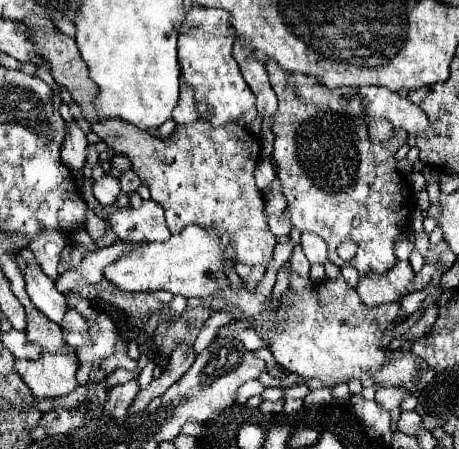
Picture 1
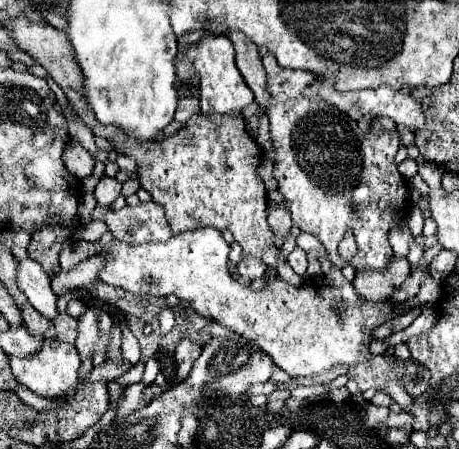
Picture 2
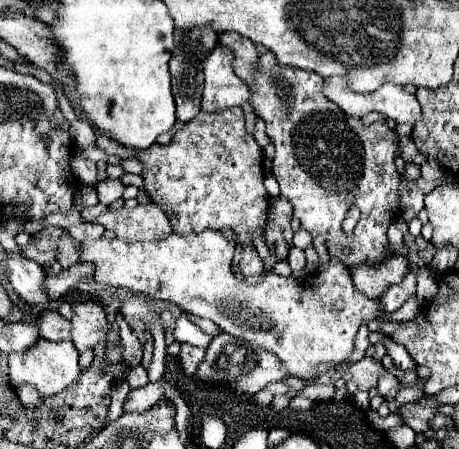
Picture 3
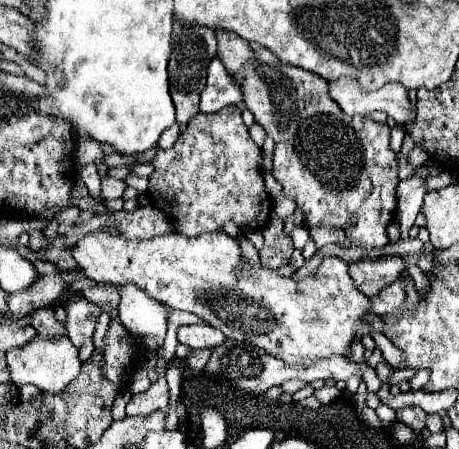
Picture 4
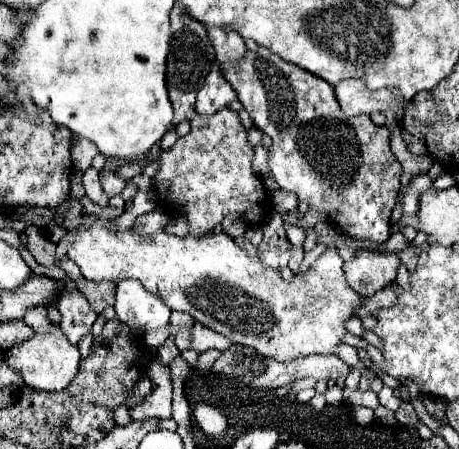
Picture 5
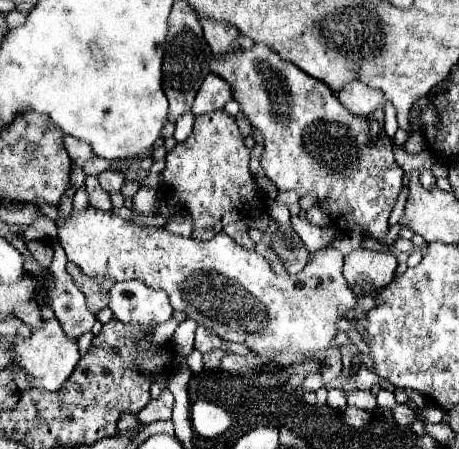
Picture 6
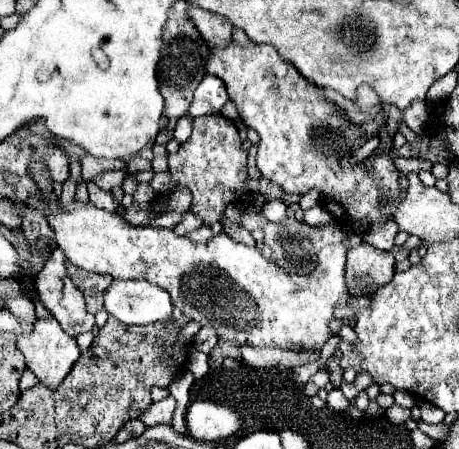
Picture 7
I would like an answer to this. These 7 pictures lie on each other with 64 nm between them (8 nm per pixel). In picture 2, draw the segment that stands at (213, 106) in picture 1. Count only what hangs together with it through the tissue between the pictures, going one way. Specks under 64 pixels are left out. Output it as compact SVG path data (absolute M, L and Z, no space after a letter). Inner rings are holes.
M208 34L196 48L192 48L192 64L200 74L200 108L202 114L232 114L242 112L254 102L252 90L246 86L234 64L234 48L224 34Z

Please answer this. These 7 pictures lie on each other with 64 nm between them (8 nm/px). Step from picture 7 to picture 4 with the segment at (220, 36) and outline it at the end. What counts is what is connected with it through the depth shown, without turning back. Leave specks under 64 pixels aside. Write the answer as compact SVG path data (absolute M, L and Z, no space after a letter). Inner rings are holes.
M214 30L214 32L218 40L218 58L222 60L224 68L230 74L238 74L242 66L254 56L254 52L250 50L248 42L238 34L228 30Z

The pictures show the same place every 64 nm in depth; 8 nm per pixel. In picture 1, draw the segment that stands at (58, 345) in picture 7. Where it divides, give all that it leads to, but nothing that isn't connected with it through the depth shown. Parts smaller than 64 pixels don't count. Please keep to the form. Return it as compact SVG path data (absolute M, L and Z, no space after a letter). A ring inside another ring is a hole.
M58 350L54 354L42 352L38 360L16 360L14 370L30 388L30 392L42 398L58 398L70 394L76 382L78 358L74 350Z

